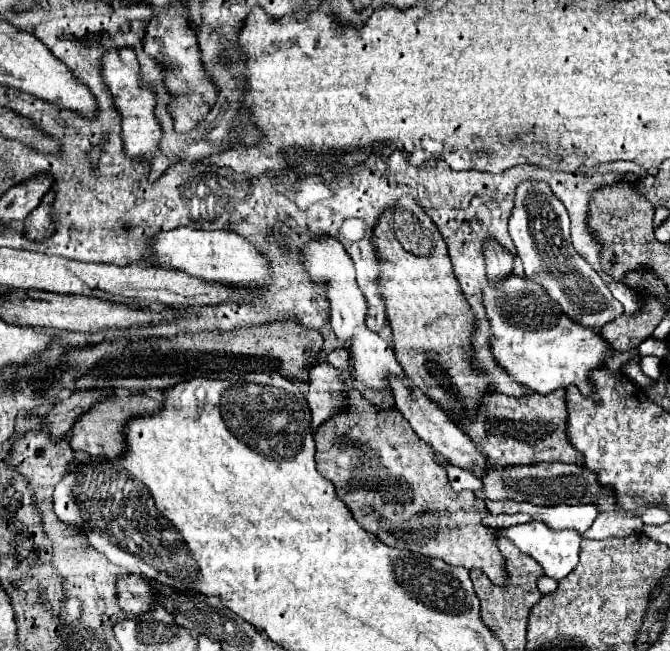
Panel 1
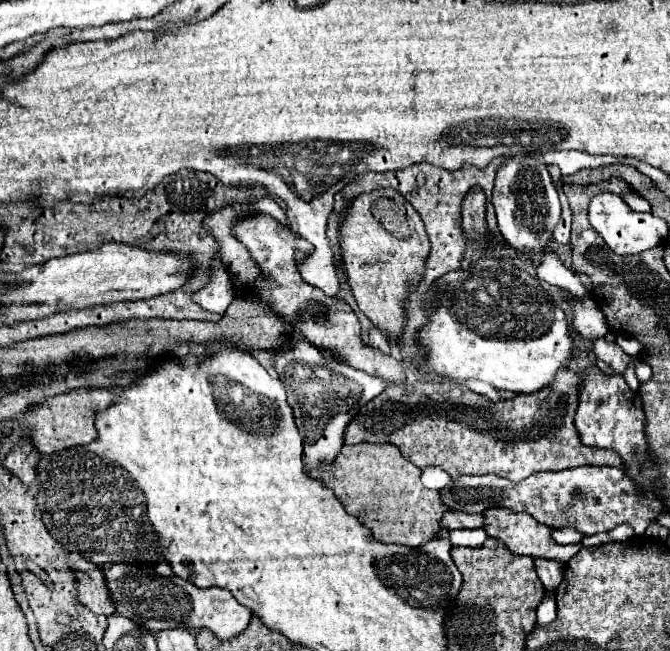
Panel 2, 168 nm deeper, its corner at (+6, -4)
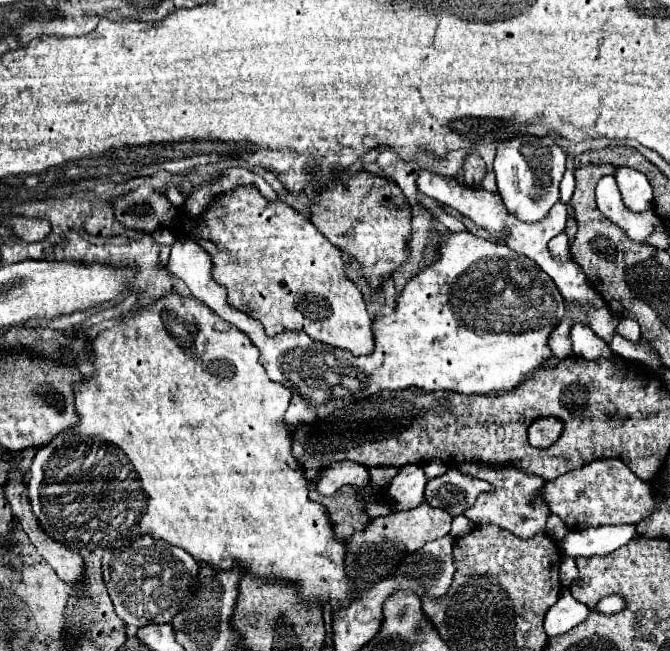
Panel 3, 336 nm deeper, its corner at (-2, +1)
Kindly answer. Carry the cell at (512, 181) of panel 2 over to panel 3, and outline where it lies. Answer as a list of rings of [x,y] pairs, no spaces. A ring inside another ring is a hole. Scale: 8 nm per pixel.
[[[516,136],[500,142],[494,160],[494,174],[498,180],[498,194],[508,212],[522,222],[540,222],[550,208],[560,200],[560,180],[566,170],[566,154],[554,144],[550,136]]]

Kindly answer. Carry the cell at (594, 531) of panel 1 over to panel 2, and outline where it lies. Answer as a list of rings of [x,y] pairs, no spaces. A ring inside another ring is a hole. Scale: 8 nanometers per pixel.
[[[492,507],[488,511],[482,511],[482,515],[484,515],[484,527],[480,527],[480,529],[484,529],[488,533],[488,537],[500,539],[516,555],[530,555],[536,559],[556,559],[560,563],[568,563],[580,551],[580,543],[558,545],[550,537],[548,527],[544,527],[536,519],[532,519],[528,513],[516,513],[516,511],[504,509],[504,507]]]

